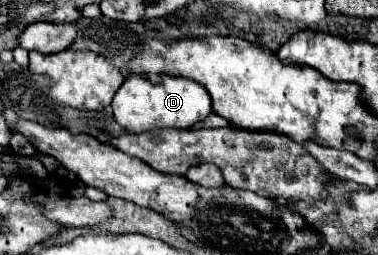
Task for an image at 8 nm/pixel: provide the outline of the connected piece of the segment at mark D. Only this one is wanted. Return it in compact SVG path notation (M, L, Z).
M166 75L162 83L154 85L146 77L128 77L122 87L116 91L112 99L114 119L120 127L128 129L130 133L142 133L150 129L190 129L194 123L202 121L212 113L212 101L206 89L200 83L186 79L186 77L170 77Z

